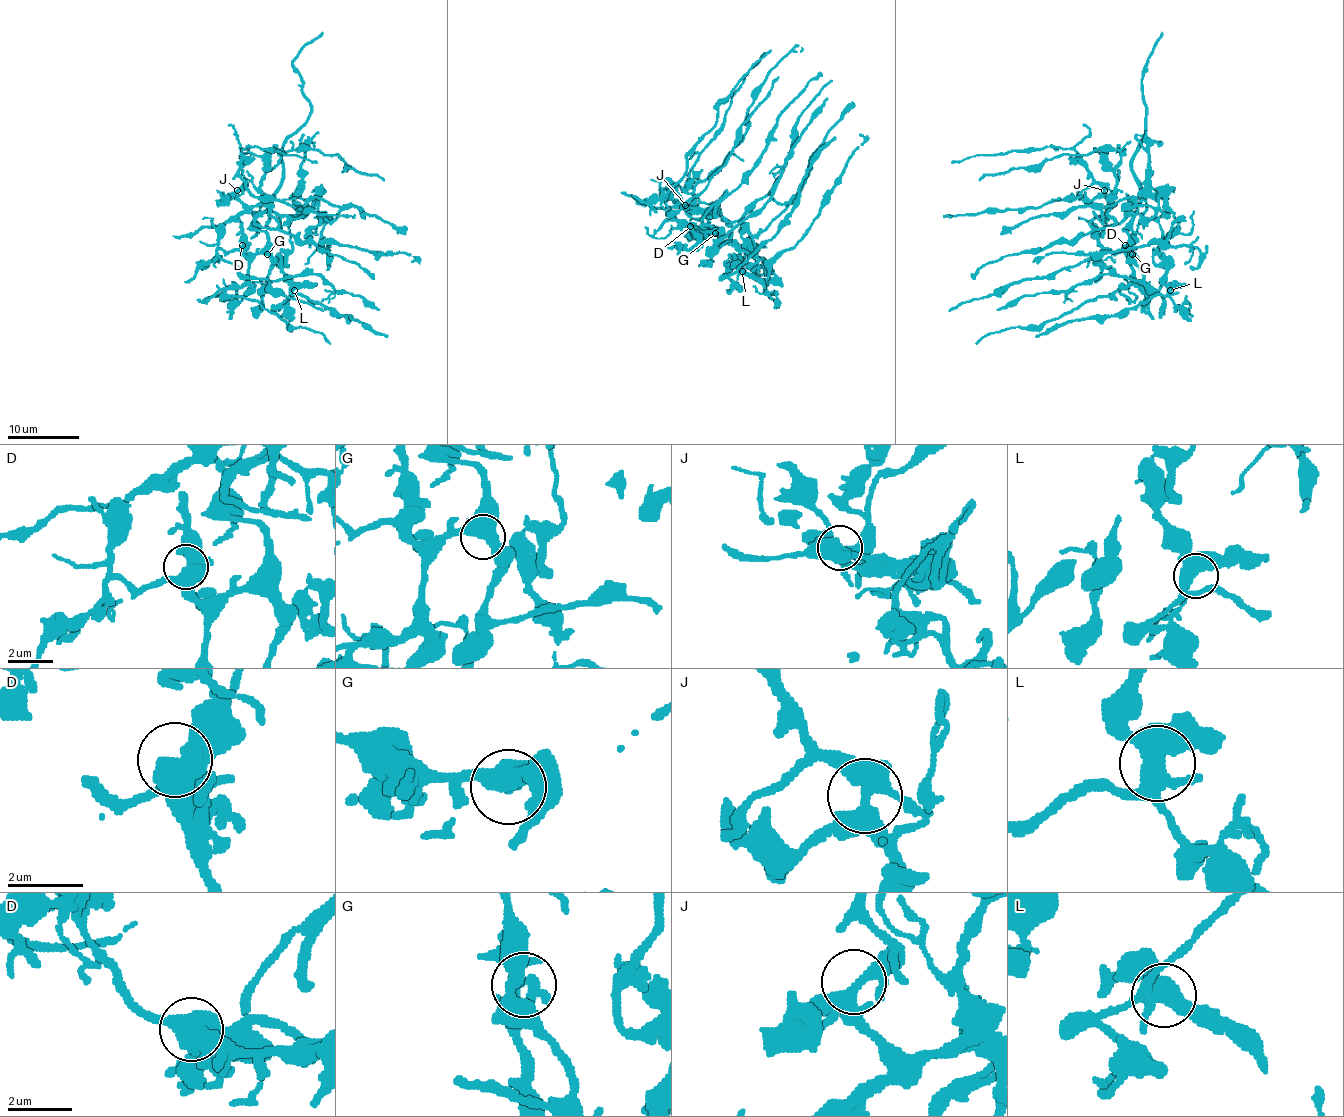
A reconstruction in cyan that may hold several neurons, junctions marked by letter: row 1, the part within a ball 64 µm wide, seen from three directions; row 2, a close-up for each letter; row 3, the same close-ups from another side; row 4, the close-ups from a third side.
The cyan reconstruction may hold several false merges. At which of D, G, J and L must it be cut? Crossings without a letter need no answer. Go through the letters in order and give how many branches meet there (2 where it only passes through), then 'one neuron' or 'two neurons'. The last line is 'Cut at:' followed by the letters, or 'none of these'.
D: branches 4; one neuron
G: branches 3; one neuron
J: branches 3; one neuron
L: branches 5; one neuron
Cut at: none of these

